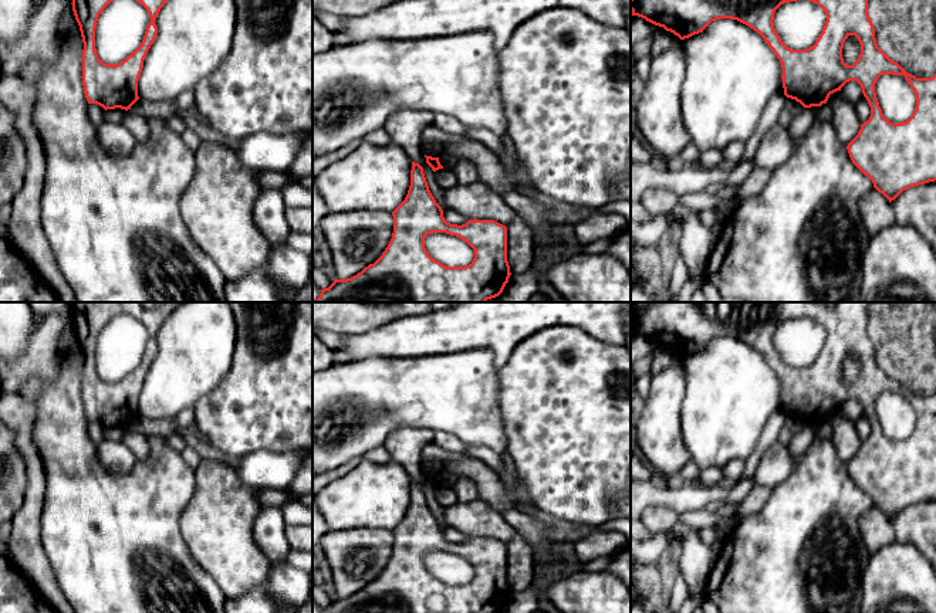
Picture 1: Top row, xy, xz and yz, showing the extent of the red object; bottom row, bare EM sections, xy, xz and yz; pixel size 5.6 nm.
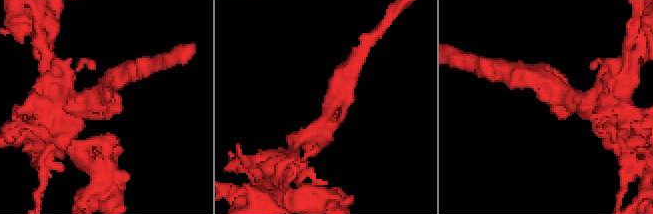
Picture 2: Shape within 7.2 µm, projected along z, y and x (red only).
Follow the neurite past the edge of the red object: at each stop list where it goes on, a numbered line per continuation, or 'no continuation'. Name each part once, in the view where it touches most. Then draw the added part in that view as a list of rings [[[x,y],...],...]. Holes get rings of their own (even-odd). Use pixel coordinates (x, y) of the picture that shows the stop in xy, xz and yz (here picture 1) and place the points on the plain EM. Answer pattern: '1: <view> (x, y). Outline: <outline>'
no continuation

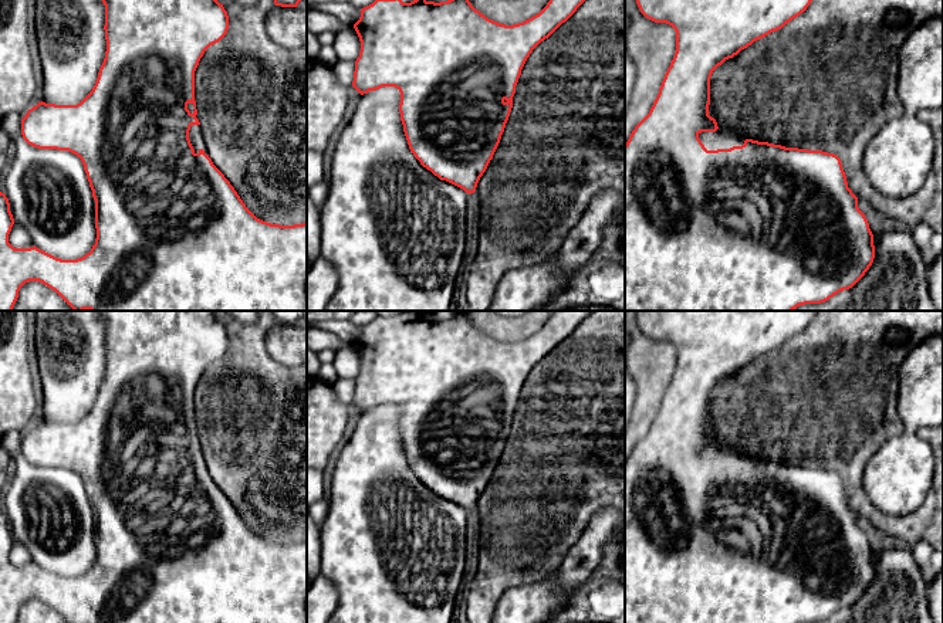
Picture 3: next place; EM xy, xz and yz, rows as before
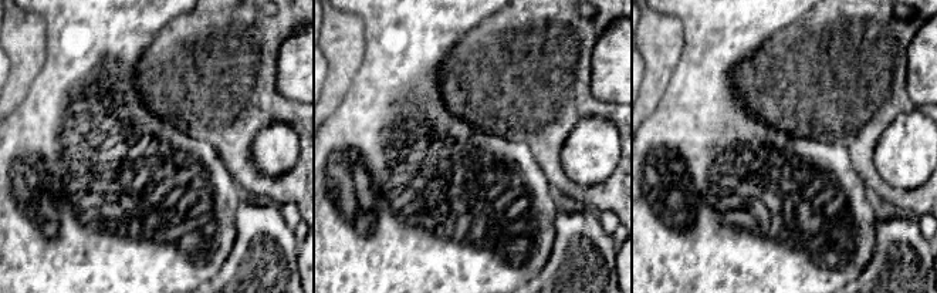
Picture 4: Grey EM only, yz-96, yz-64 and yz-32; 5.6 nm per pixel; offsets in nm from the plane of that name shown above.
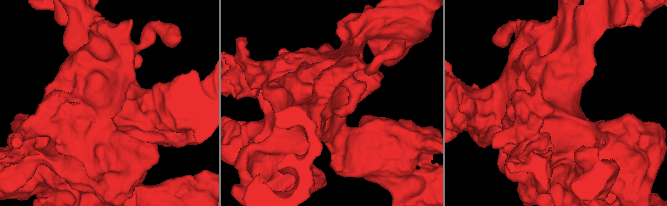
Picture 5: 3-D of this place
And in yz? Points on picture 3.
1: yz (725, 456). Outline: [[[717,440],[716,450],[702,450],[699,457],[707,468],[730,467],[733,464],[744,463],[746,456],[726,443]]]

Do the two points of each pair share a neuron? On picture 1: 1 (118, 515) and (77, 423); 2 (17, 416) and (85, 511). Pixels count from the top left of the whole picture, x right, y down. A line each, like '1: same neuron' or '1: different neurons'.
1: same neuron
2: different neurons

